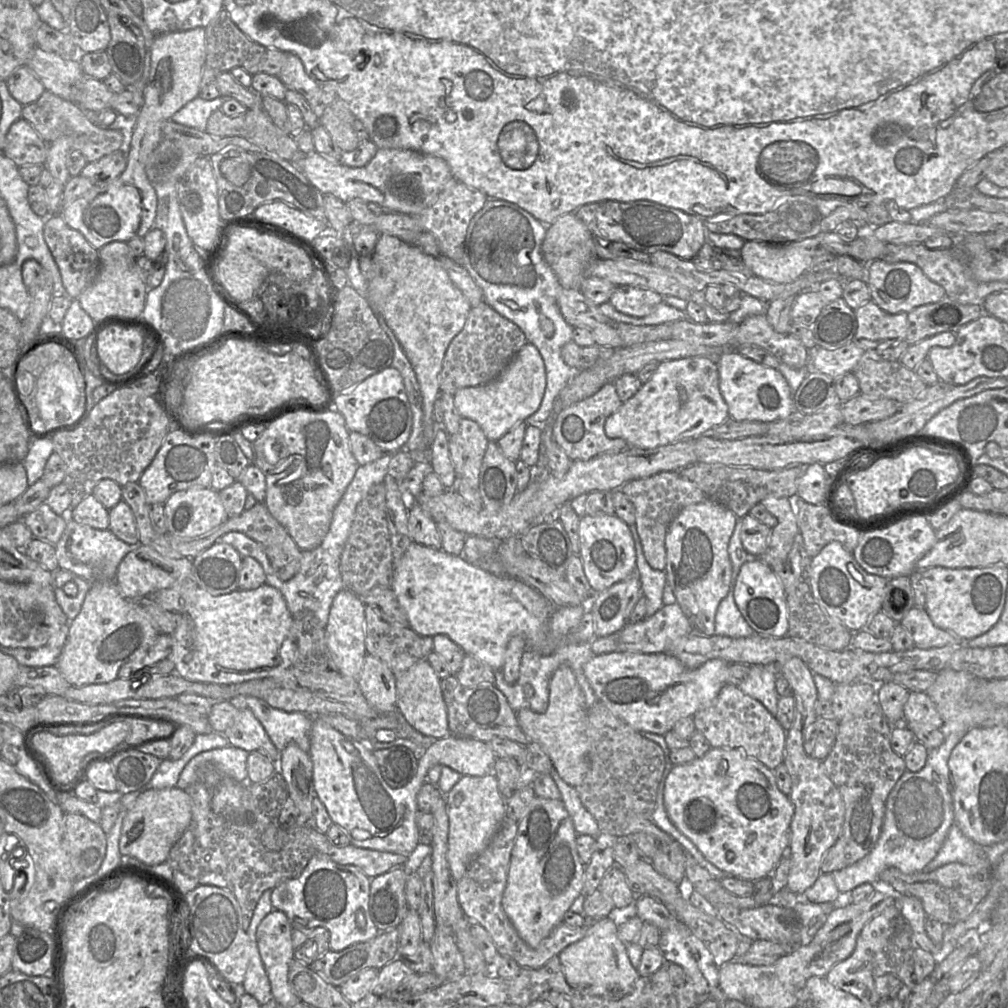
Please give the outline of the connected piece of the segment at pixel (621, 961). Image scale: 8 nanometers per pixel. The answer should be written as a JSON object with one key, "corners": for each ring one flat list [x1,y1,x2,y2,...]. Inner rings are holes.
{"corners":[[634,903,625,908,613,908,609,918,597,920,585,937,559,953,562,971,571,987,607,998,619,998,631,991,640,974,629,959,626,943,618,937,618,926,636,915]]}

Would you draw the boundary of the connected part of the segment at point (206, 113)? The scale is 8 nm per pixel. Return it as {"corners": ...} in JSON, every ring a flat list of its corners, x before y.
{"corners":[[222,96,211,100,197,97,187,103,171,118,172,121,200,131,205,131,209,117,219,110,225,99]]}

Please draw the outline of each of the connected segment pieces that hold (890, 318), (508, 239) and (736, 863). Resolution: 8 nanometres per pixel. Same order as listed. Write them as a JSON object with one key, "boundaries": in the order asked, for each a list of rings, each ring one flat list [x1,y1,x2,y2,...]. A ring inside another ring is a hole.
{"boundaries":[[[870,300,855,310,857,331,853,342,863,350,892,347,906,340,907,313,891,314]],[[488,198,469,223,463,243,463,267,480,287,484,302,500,315,515,323,525,334,527,342,539,350,546,370,546,388,540,408,523,423,546,423,554,401,569,383,577,370,568,366,562,357,563,346,572,340,574,327,564,319,557,304,558,295,563,288,559,279,549,267,542,254,542,243,547,225,514,203]],[[711,748,702,757,696,757,685,764,673,765,664,779,663,804,673,824,698,848,703,856,718,869,734,877,756,881,773,874,784,852,789,847,789,831,794,814,794,805,789,797,778,789,772,770,758,760,749,757,743,749]]]}

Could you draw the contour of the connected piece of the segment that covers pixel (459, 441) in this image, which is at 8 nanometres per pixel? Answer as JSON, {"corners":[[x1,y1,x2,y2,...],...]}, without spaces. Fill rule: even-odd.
{"corners":[[463,417,460,429,450,435,449,452,457,477,469,481,477,489,480,468,489,439,473,420]]}

